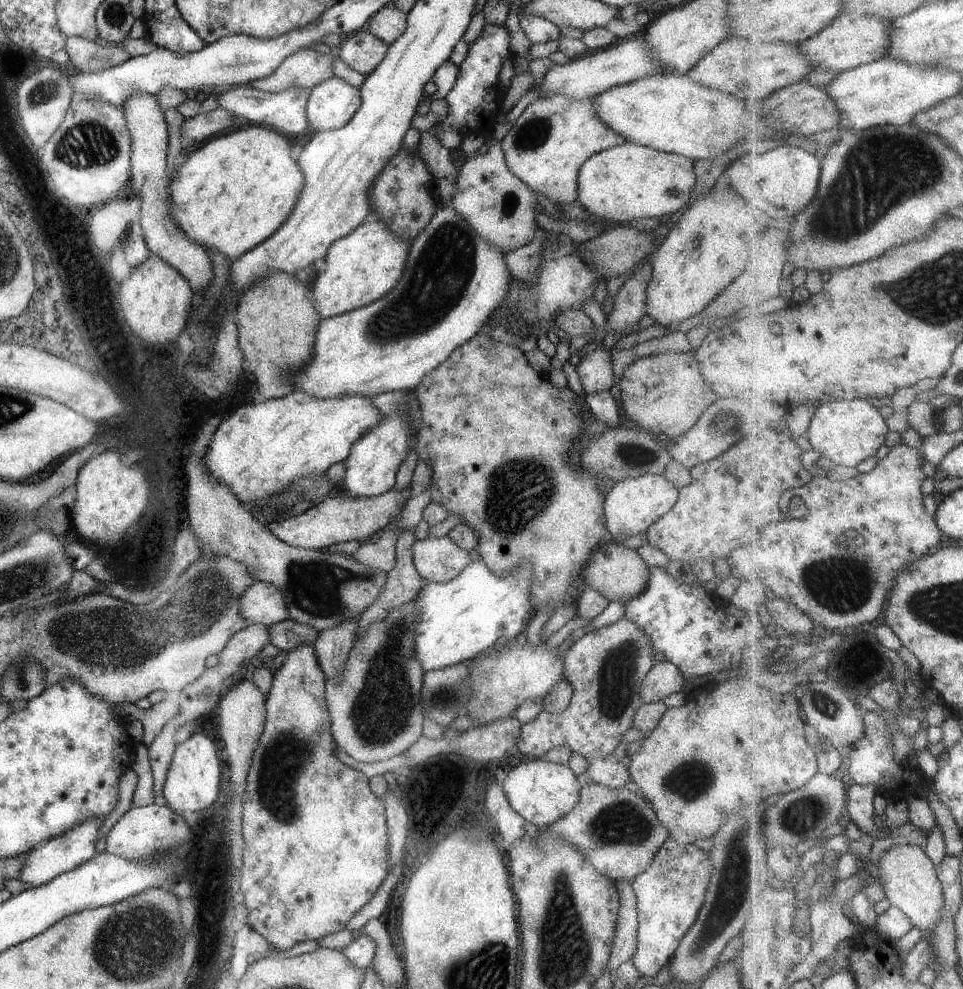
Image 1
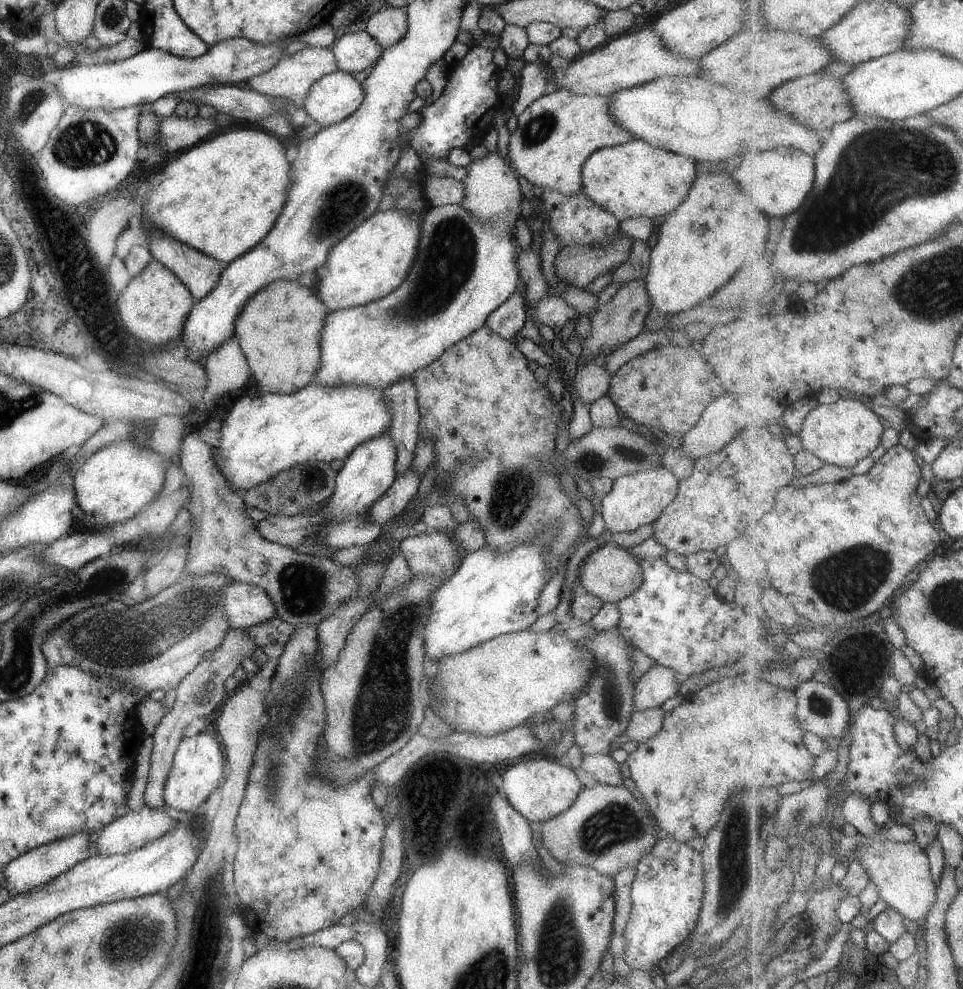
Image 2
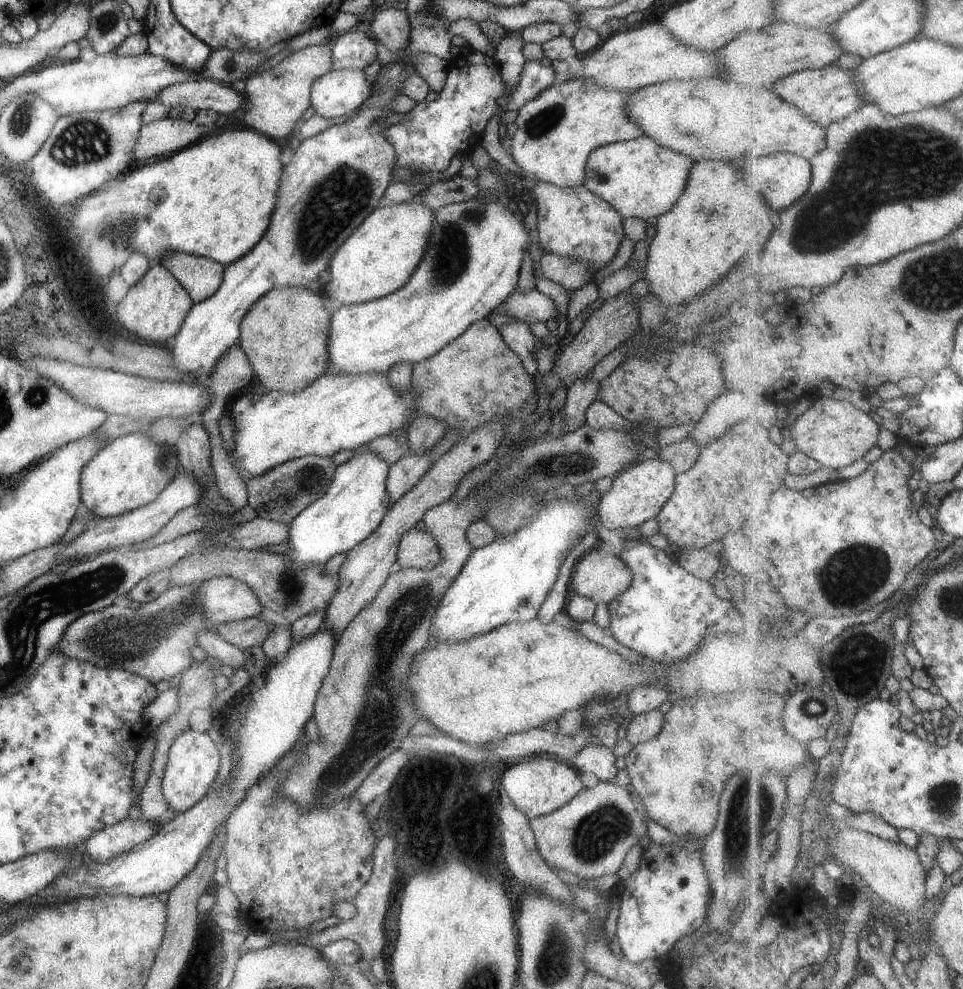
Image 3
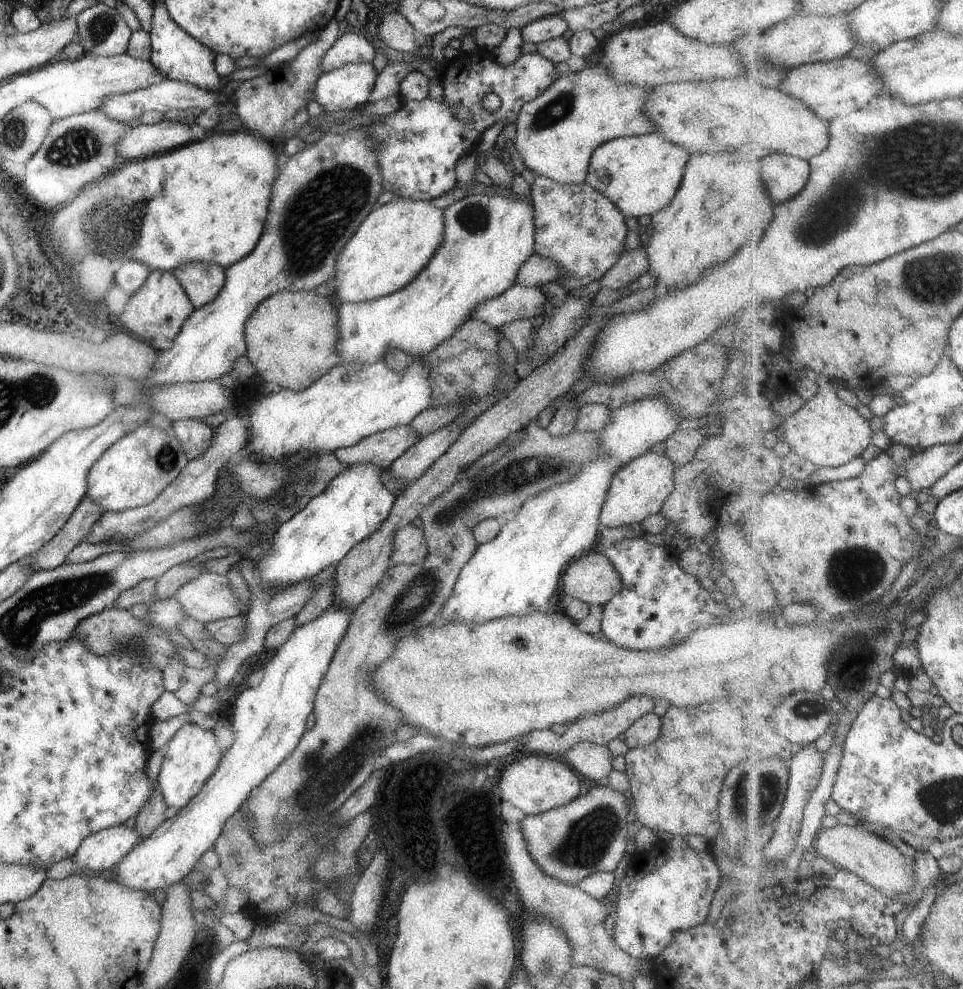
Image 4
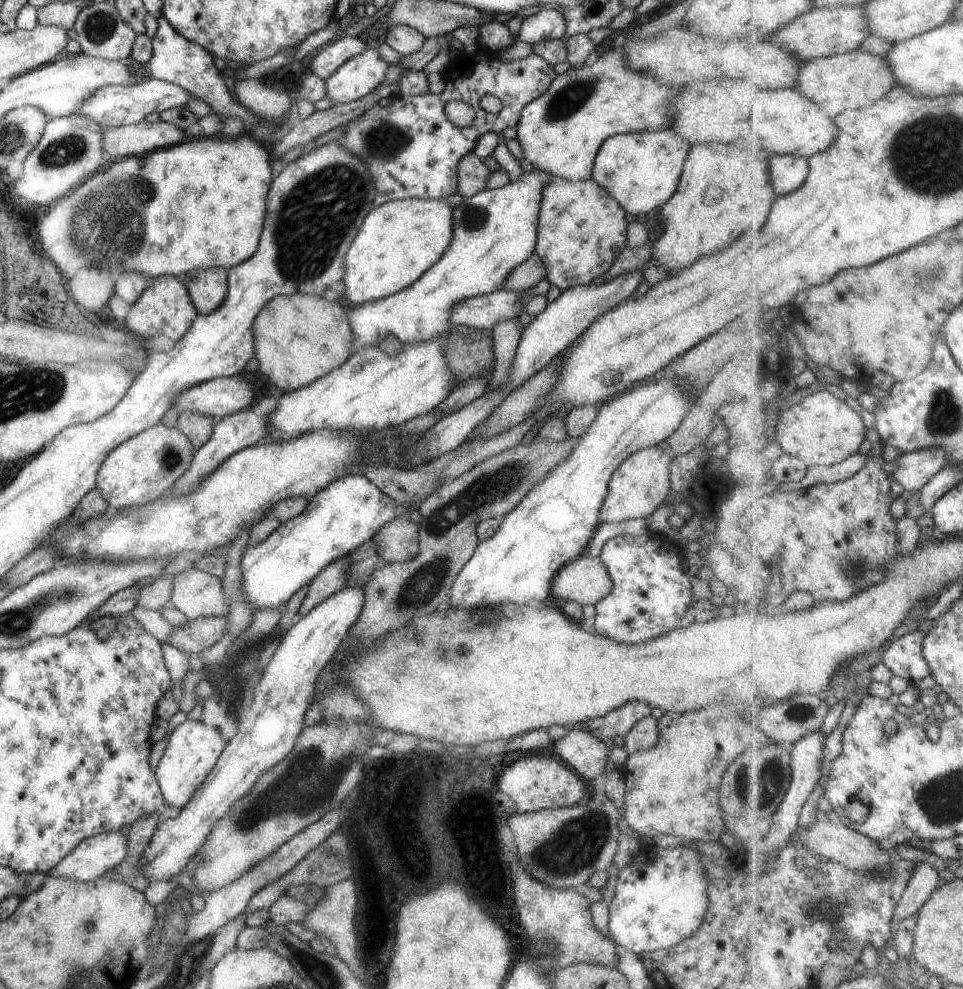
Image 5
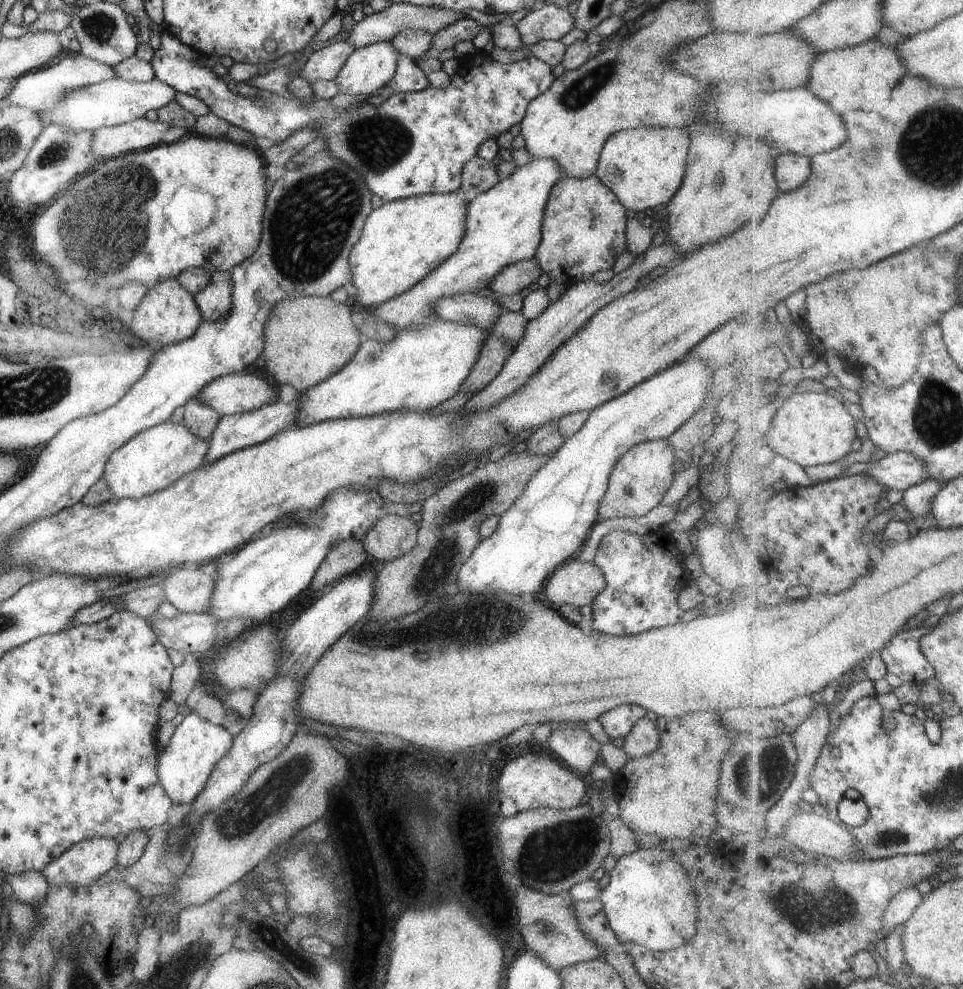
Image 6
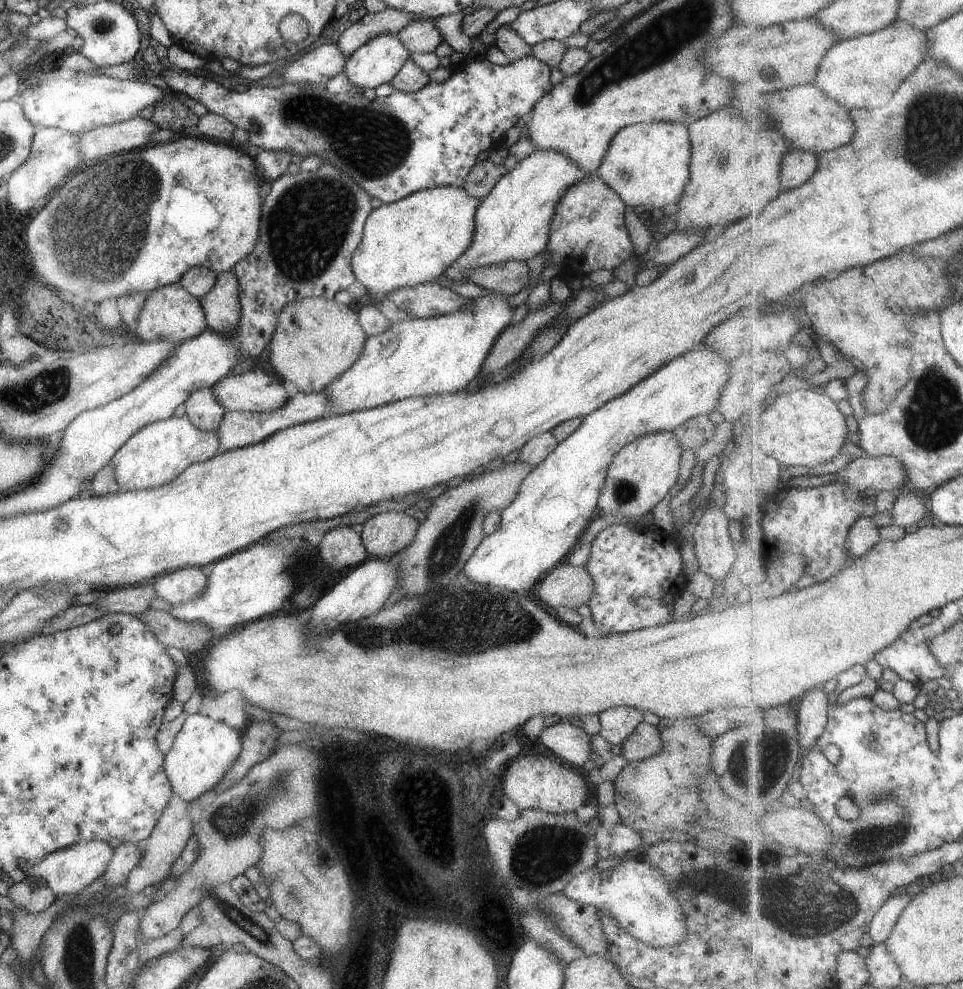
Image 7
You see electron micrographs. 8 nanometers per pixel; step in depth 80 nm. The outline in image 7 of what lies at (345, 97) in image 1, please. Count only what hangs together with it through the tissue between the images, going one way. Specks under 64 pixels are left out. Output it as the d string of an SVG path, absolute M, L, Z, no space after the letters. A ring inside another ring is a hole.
M381 33L356 48L346 58L342 72L352 86L373 90L389 82L409 56L396 34Z

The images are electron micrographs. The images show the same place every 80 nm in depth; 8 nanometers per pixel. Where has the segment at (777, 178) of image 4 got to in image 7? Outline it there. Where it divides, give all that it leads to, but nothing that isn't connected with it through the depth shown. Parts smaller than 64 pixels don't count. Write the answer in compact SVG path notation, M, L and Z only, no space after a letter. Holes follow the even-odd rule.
M799 149L790 150L782 162L782 188L791 190L803 186L811 180L811 177L818 170L819 155L802 151Z

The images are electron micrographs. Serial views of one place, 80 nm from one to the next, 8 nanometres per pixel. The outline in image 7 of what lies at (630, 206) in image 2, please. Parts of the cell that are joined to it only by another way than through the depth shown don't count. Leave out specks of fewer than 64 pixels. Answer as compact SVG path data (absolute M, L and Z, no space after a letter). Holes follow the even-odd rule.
M667 121L637 123L618 130L609 141L601 164L594 173L624 202L625 206L637 208L643 206L648 210L663 213L675 207L682 196L684 184L687 184L688 164L690 163L691 145L686 126Z

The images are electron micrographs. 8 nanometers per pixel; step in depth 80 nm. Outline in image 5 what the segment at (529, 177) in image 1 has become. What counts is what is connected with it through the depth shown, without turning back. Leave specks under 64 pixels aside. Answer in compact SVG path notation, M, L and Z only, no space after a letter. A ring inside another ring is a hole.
M612 48L608 52L605 52L601 56L592 57L589 61L585 62L581 68L569 67L567 71L562 74L555 75L555 78L551 80L551 84L547 87L545 92L542 92L539 96L530 100L527 104L523 105L520 112L519 120L516 124L516 139L518 140L522 148L522 156L529 164L535 169L540 169L551 176L559 177L568 181L584 181L590 178L590 172L592 164L599 148L599 145L607 138L613 135L620 135L623 133L634 133L641 131L656 131L659 129L669 128L667 122L670 124L668 118L668 100L671 97L676 97L676 94L680 91L683 85L675 85L669 83L659 83L655 79L649 79L648 77L641 76L640 73L633 72L626 65L624 55L619 49Z

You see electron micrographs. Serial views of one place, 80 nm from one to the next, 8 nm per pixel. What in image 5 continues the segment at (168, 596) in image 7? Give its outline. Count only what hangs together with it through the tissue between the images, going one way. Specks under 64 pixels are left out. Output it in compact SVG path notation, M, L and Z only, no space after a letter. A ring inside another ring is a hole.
M192 568L177 573L172 580L172 591L169 604L182 612L188 619L197 617L225 617L230 598L221 591L220 578L209 575L203 571Z

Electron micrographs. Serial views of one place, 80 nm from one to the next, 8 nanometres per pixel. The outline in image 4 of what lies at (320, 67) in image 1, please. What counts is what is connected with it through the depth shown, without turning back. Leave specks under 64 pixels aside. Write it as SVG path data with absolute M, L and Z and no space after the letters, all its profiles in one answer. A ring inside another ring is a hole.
M333 18L319 31L319 38L304 46L289 62L260 76L242 81L233 94L236 113L245 130L259 130L264 136L283 137L283 124L291 120L301 106L308 104L314 80L322 73L319 61L322 54L339 36L338 22Z

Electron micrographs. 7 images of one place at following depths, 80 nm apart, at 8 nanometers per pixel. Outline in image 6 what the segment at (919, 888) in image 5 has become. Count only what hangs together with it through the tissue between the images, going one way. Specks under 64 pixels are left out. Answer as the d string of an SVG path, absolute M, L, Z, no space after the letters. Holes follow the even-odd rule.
M916 885L902 890L887 907L884 914L884 933L889 936L898 926L904 925L912 916L916 909L921 906L924 894L919 892Z

